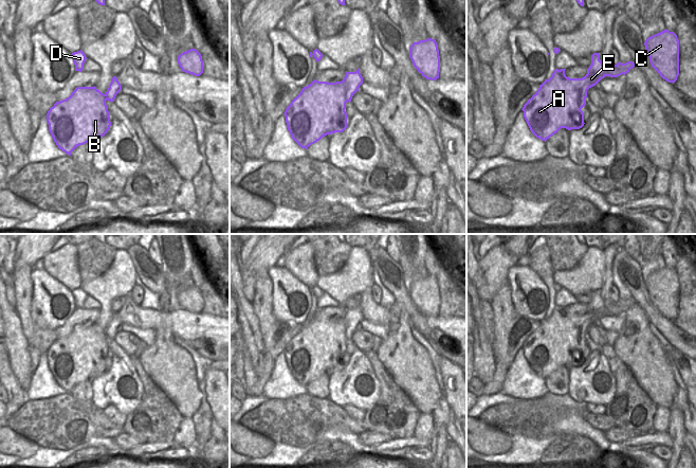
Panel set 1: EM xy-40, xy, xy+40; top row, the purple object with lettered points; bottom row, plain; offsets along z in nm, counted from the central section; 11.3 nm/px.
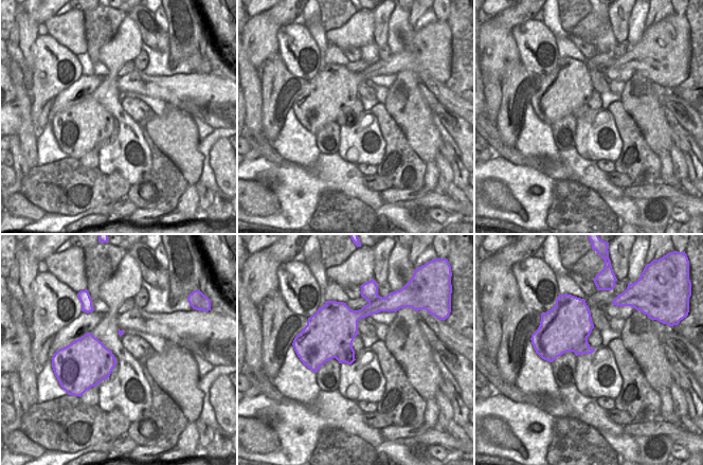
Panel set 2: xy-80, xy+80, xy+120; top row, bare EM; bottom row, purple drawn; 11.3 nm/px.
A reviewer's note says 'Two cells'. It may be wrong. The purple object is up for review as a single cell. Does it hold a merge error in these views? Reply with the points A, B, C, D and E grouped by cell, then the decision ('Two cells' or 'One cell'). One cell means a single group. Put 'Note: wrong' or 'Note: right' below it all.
Groups: A B E / C D. Two cells
Note: right

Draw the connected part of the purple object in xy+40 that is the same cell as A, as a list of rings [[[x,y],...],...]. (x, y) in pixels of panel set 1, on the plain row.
[[[555,306],[521,346],[531,370],[545,379],[561,365],[584,363],[581,346],[586,342],[587,327],[605,314],[587,310],[582,316],[569,316],[565,307]]]

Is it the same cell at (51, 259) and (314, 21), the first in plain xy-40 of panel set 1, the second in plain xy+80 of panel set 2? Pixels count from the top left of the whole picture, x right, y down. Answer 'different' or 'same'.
same

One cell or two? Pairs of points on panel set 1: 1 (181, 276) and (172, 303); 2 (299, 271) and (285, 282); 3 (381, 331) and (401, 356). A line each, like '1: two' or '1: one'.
1: one
2: two
3: two

